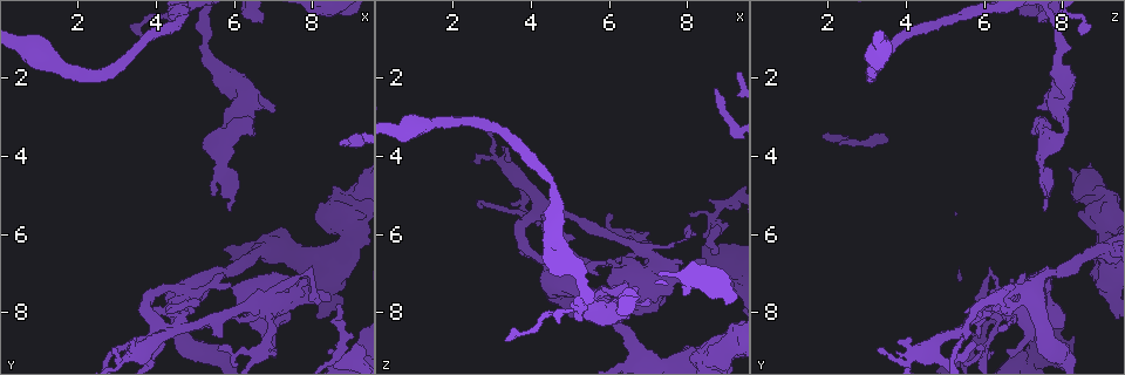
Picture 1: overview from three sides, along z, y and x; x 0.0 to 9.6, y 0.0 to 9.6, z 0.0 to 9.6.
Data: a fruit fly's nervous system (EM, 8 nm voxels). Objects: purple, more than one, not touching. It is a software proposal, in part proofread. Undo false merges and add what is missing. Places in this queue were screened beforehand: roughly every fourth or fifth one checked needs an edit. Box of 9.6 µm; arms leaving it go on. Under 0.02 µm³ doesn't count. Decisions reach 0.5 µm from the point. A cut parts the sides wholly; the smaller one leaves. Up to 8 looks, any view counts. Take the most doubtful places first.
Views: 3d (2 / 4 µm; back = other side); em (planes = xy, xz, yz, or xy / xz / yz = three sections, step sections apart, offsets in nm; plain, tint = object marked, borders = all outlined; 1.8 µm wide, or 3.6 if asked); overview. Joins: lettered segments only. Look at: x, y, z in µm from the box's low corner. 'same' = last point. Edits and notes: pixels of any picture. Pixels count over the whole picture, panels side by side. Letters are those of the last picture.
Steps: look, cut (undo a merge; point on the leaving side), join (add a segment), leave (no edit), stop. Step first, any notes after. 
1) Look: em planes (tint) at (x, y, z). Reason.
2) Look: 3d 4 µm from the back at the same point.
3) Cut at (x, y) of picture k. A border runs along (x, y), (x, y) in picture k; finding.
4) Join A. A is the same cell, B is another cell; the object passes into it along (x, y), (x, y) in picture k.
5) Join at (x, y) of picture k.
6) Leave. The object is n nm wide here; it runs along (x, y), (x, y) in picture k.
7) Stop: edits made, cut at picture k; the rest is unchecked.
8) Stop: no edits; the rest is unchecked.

Look: em yz step 4 (tint) at (4.70, 7.40, 6.90). Thin arm on a thick one.

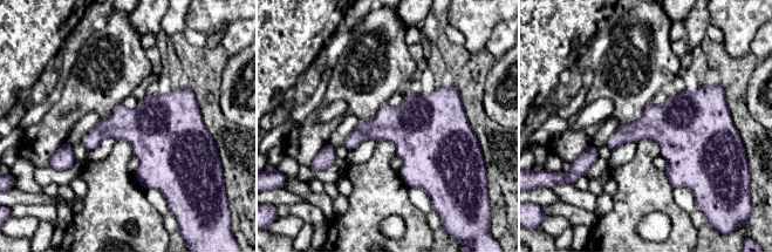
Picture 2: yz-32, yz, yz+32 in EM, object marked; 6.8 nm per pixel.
Look: em yz step 4 (borders) at the same point.

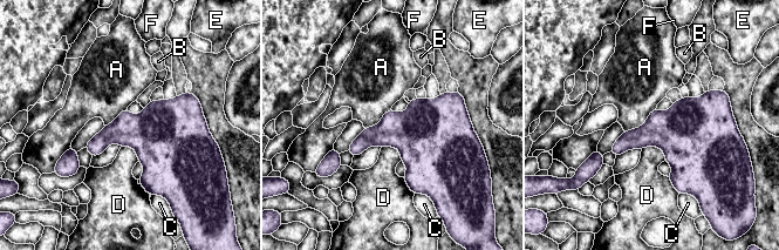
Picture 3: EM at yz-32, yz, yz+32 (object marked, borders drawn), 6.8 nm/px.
Leave. The object is 320 nm wide here; A, B, C, D, E and F are other cells; continuous, no second cell.

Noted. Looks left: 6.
Look: em xy step 16 (borders) at (8.70, 7.80, 6.40). Tapers out.

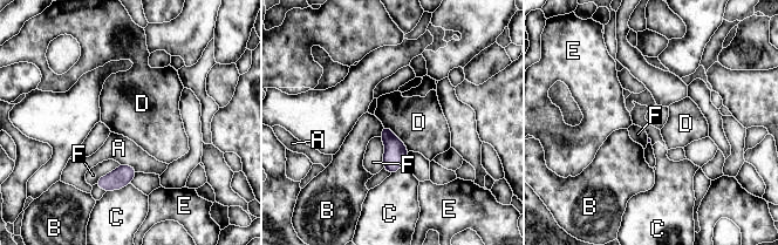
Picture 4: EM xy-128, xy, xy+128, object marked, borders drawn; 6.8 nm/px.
Leave. The object is 110 nm wide here; A, B, C, D, E and F are other cells; a border runs along (383, 126), (404, 144), (408, 151) in picture 4; no lettered segment goes on from it.

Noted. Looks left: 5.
Look: 3d 4 µm at (6.35, 2.75, 7.85). Thin neck.

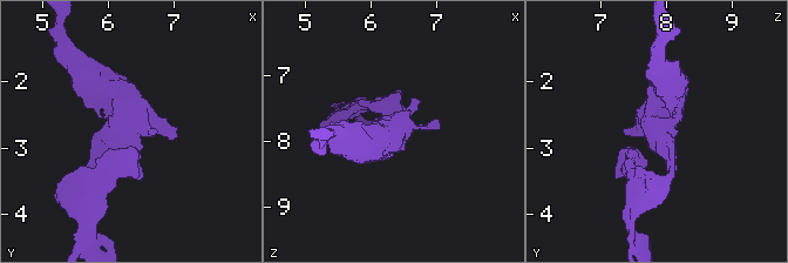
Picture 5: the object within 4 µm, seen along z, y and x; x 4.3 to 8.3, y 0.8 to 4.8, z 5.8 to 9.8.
Look: em yz step 4 (tint) at (6.35, 2.80, 7.80). Need the tissue.

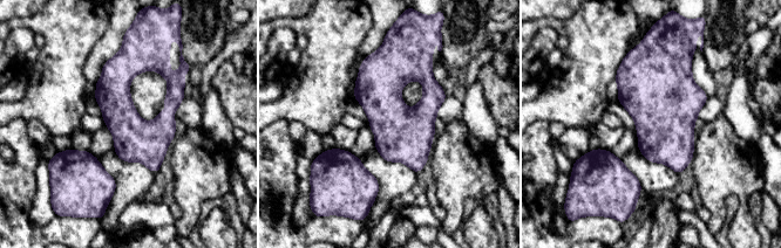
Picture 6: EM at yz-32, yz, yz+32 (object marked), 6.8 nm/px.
Look: em planes (borders) at the same point.

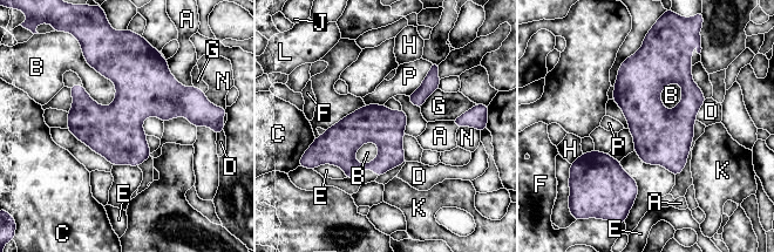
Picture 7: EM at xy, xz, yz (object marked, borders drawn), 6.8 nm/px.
Leave. The object is 260 nm wide here; the longest contact is with B, 400 nm; A, B, C, D, E, F, G, H, J, K, L, N and P are other cells; all the same cell.

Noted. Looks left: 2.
Stop: no edits; the rest is unchecked.

